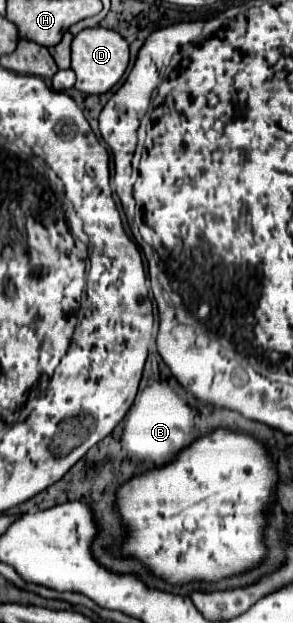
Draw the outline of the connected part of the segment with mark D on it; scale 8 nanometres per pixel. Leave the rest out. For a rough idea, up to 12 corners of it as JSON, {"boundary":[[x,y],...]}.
{"boundary":[[105,27],[71,43],[75,89],[105,93],[129,65],[127,41]]}

